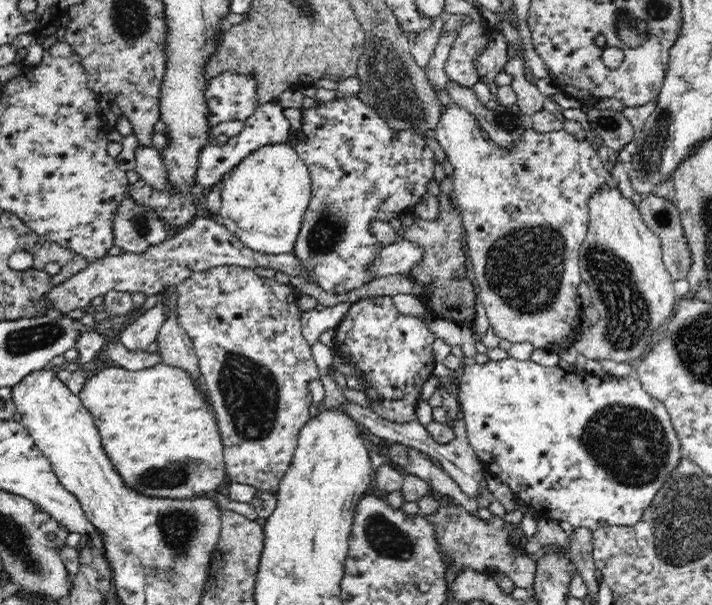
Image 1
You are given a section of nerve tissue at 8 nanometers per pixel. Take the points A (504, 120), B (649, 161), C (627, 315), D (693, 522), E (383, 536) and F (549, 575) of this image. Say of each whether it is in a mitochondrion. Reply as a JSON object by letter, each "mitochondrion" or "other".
{"A":"mitochondrion","B":"mitochondrion","C":"mitochondrion","D":"mitochondrion","E":"mitochondrion","F":"mitochondrion"}

